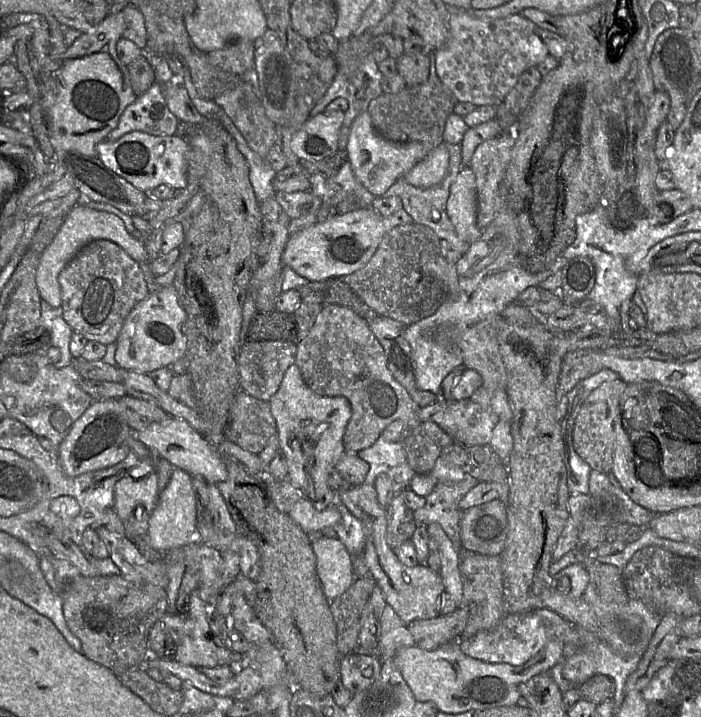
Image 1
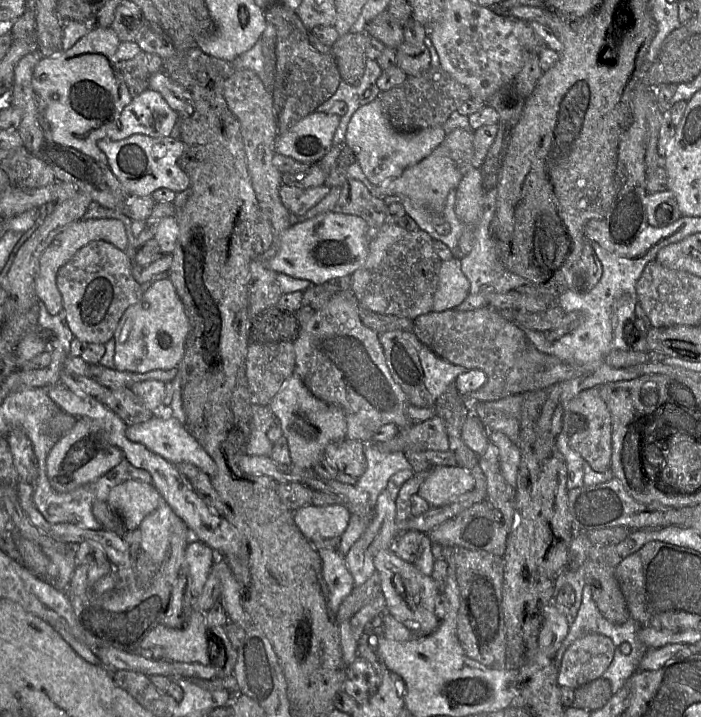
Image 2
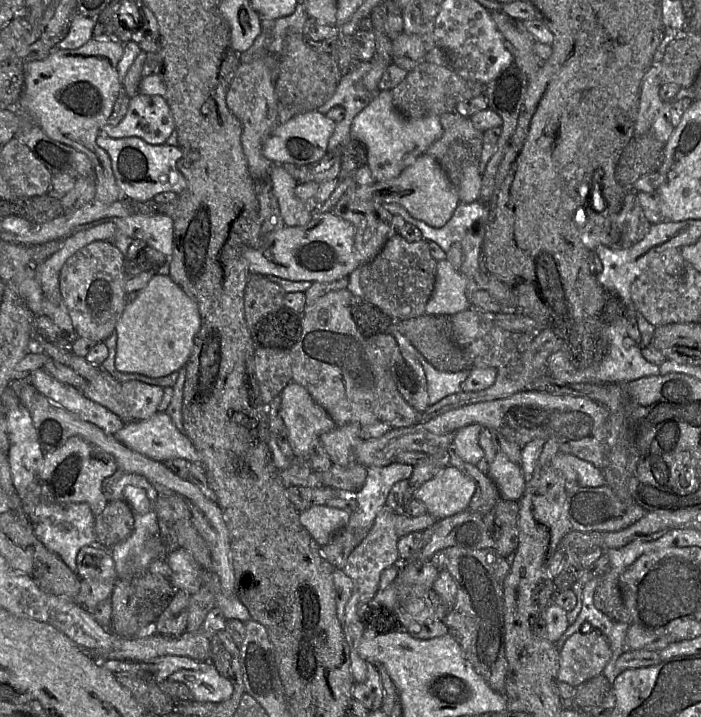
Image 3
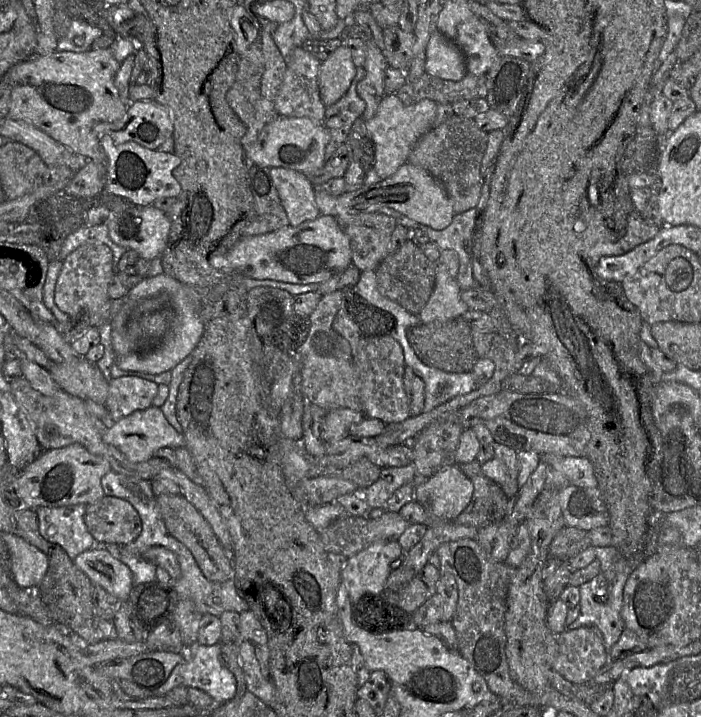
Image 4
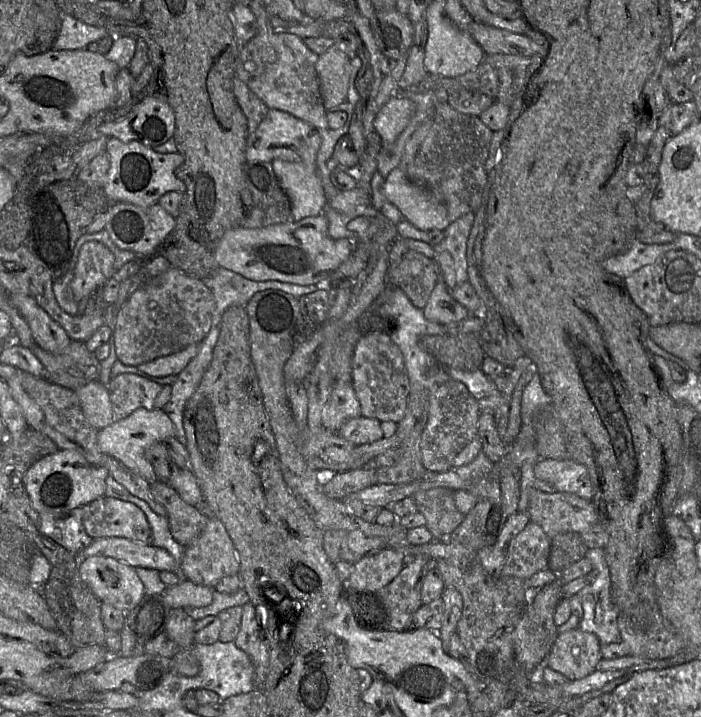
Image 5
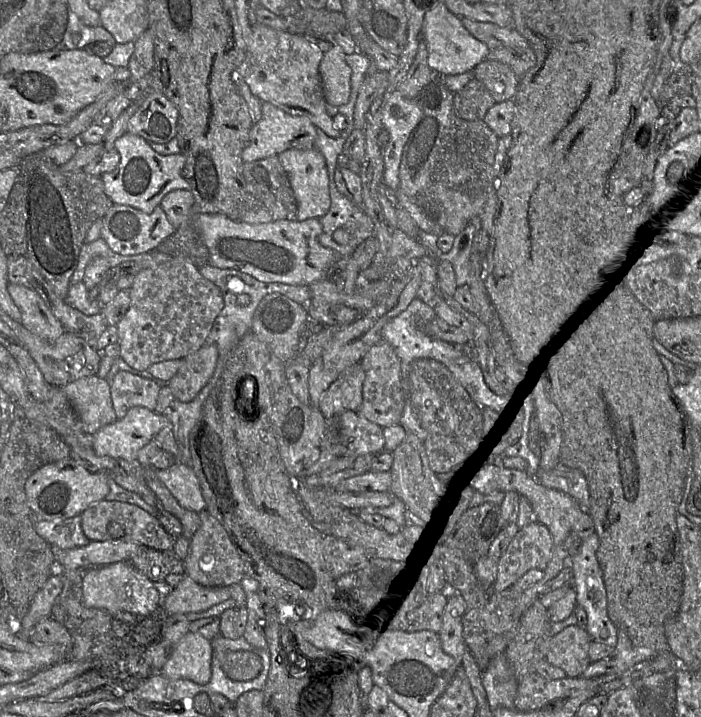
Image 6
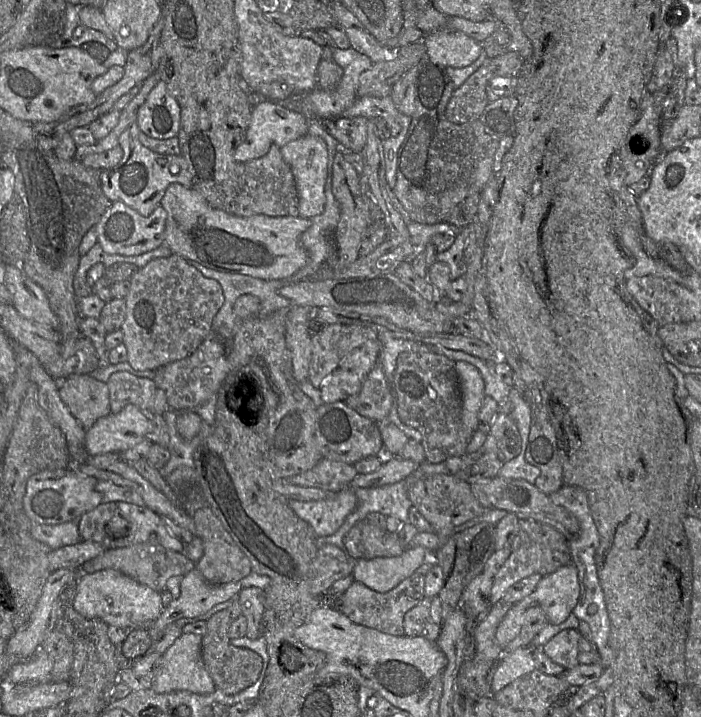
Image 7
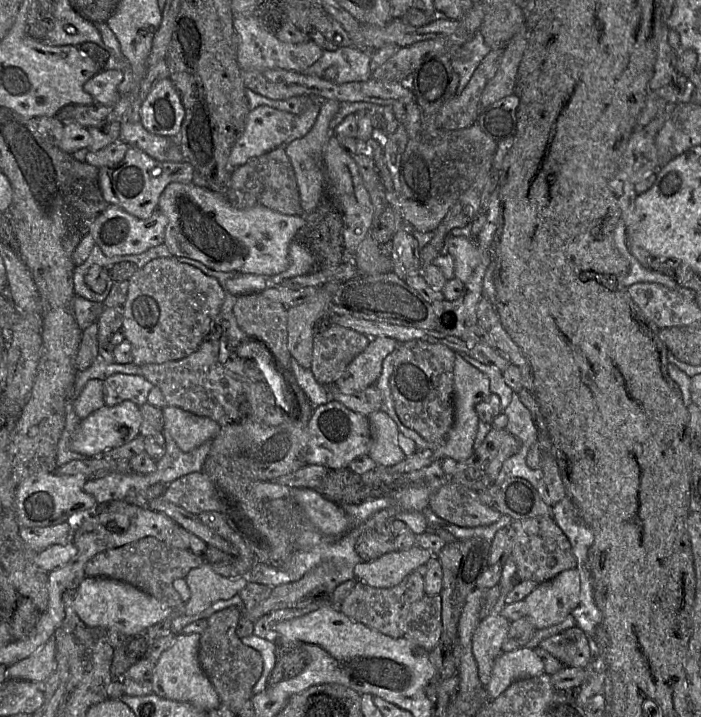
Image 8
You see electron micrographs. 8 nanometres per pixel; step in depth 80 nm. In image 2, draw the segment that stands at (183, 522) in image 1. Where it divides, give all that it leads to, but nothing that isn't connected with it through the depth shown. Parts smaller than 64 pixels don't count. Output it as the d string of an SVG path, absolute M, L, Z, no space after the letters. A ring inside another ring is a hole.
M162 500L158 508L147 516L140 526L140 550L145 552L155 565L160 565L170 543L170 529L175 512Z

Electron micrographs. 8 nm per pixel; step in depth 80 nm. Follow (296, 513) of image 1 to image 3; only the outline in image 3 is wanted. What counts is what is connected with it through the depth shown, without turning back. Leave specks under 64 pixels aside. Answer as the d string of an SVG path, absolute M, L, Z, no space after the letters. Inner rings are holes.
M325 504L310 507L299 515L302 526L320 546L330 543L333 536L348 525L349 518L345 510Z

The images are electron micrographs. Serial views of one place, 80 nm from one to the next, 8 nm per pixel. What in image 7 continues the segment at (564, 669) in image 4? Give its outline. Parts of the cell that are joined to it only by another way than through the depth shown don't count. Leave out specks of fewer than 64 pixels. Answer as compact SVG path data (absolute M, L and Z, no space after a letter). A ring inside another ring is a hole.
M566 629L555 635L541 649L553 662L570 670L579 665L578 643L581 637L578 629Z

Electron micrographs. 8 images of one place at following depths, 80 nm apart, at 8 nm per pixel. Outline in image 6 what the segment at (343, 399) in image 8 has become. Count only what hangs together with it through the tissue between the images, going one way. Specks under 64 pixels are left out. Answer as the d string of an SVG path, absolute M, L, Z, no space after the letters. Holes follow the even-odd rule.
M381 339L365 354L361 364L366 377L363 383L362 403L358 409L359 414L382 428L399 424L405 406L405 396L401 362L394 348L386 340Z

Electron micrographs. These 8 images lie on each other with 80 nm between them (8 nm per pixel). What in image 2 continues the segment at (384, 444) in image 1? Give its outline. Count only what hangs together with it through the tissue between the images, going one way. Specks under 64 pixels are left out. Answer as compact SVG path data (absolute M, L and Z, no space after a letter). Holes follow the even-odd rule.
M377 442L365 444L364 455L367 468L363 475L357 480L356 485L368 493L370 506L374 511L378 496L387 488L389 478L398 471L410 470L411 466L402 452L384 452L378 448Z

